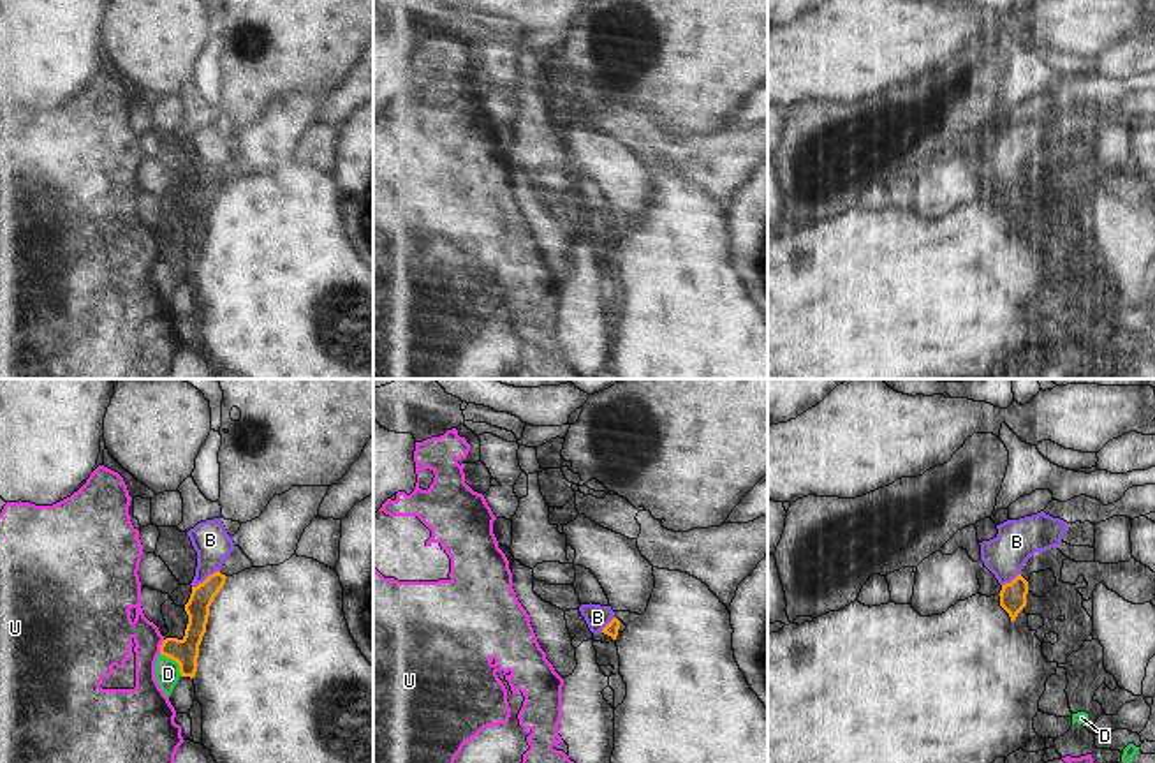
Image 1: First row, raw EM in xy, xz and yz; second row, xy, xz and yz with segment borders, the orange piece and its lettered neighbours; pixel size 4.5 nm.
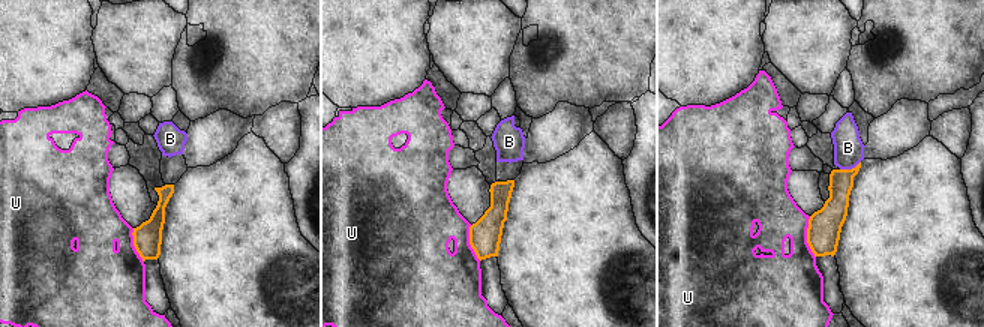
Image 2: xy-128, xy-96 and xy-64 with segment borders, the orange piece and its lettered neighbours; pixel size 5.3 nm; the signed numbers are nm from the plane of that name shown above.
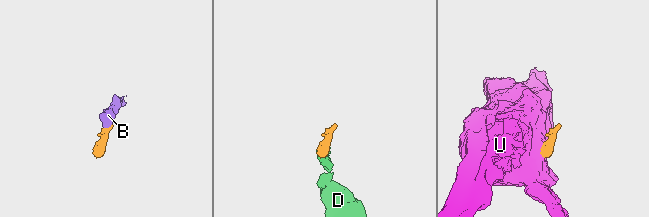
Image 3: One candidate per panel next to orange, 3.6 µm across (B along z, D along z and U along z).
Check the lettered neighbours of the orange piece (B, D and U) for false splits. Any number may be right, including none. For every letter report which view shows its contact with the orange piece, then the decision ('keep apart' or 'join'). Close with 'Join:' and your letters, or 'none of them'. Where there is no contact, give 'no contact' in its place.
B: meets orange in xy; join
D: meets orange in xy; keep apart
U: meets orange in xy; keep apart
Join: B

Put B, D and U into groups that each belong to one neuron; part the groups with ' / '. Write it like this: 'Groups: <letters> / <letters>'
Groups: B / D / U

